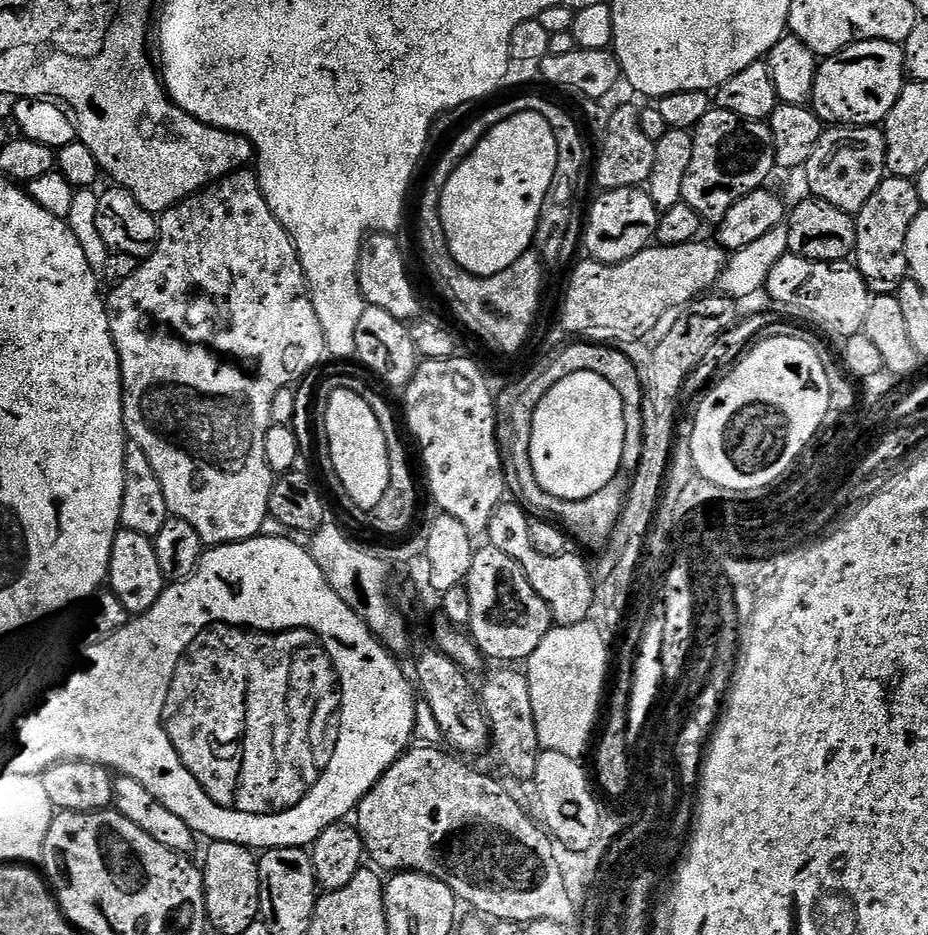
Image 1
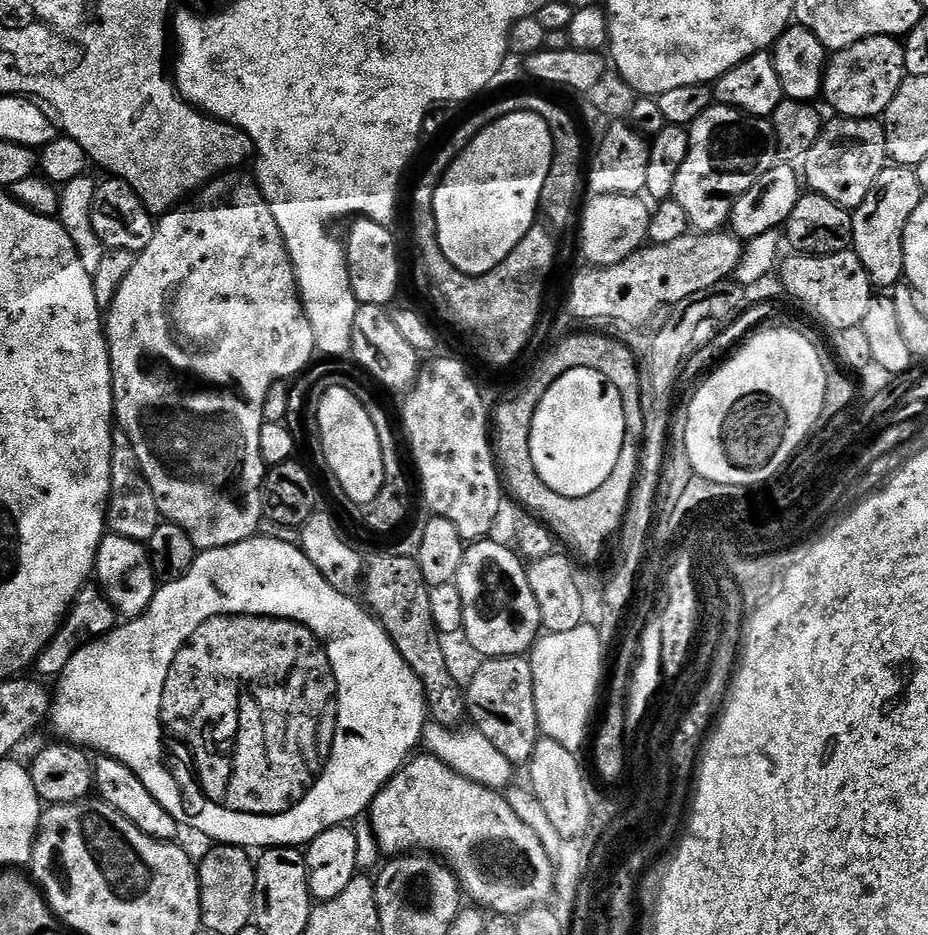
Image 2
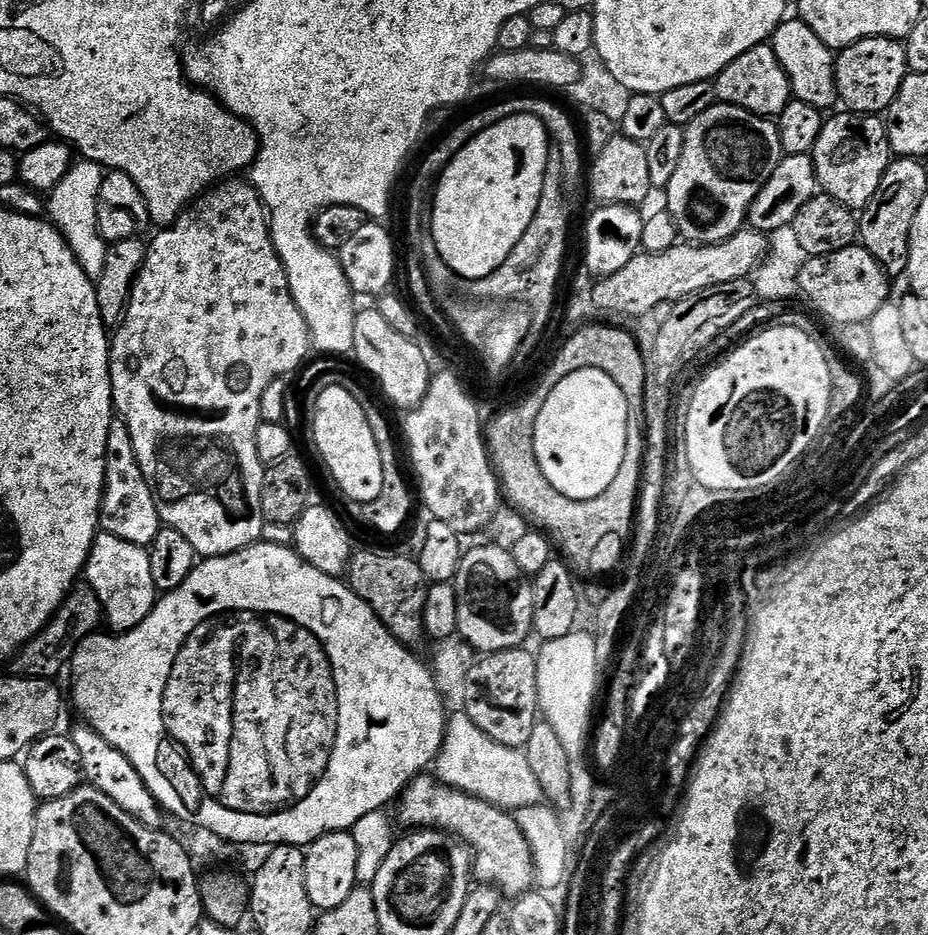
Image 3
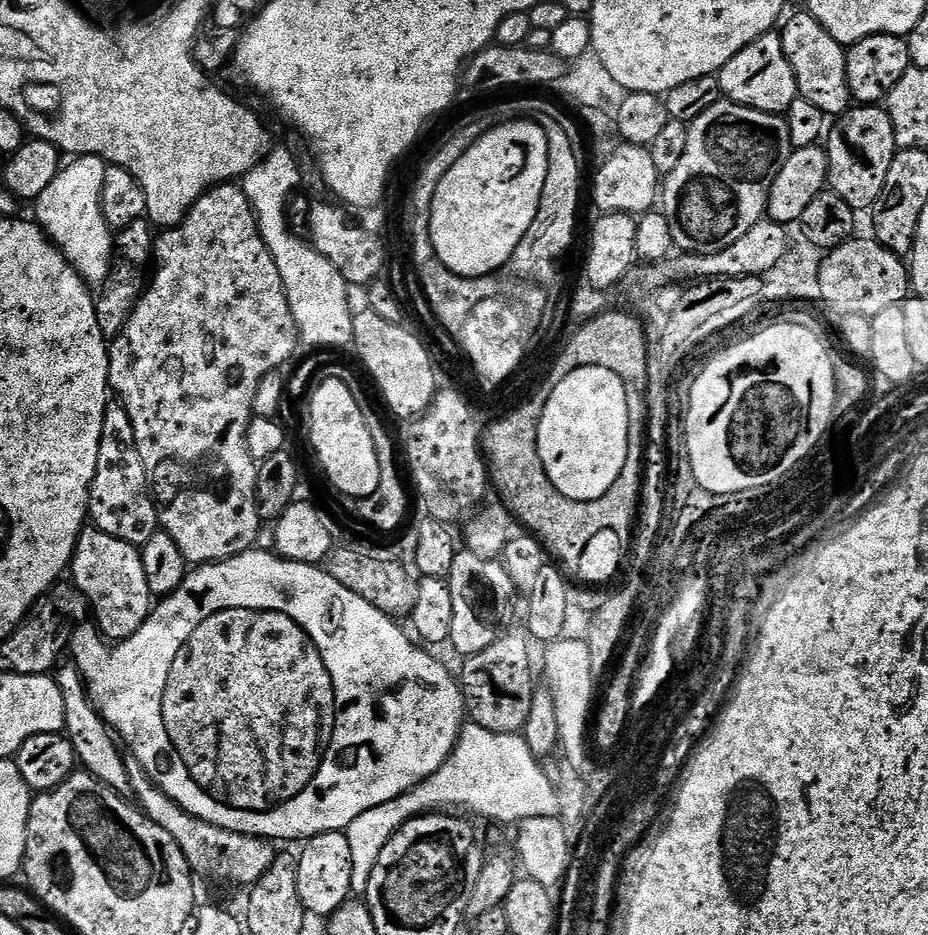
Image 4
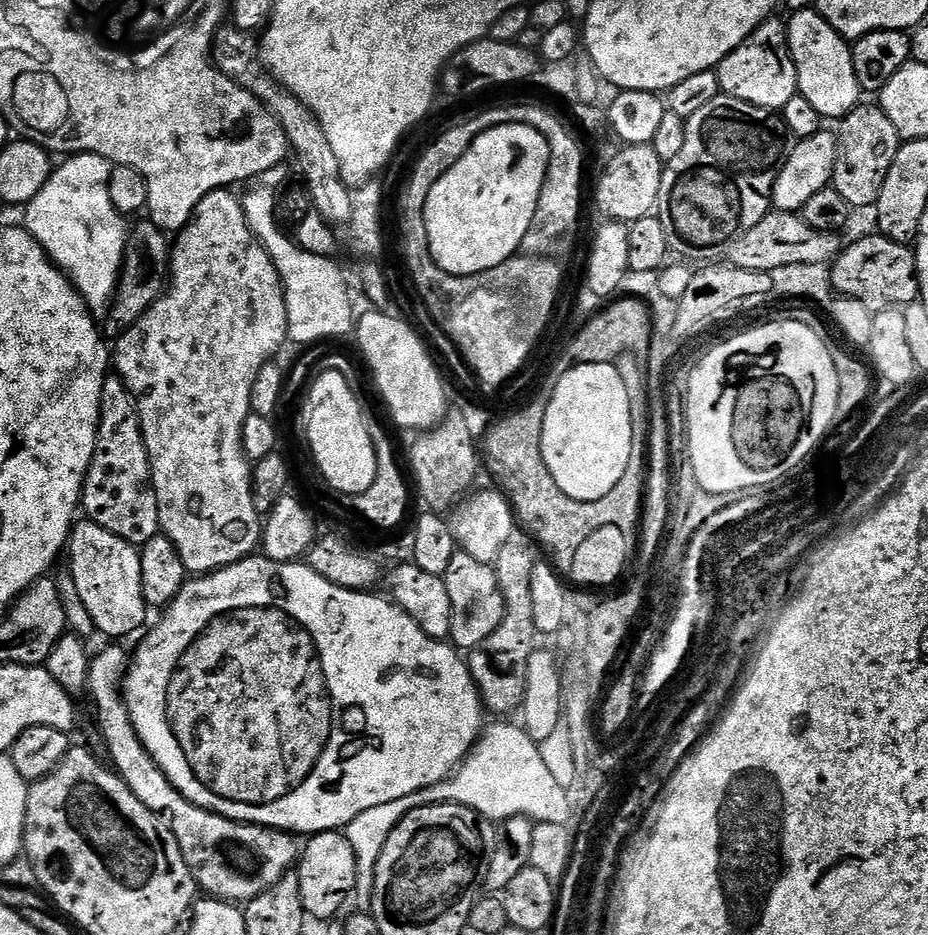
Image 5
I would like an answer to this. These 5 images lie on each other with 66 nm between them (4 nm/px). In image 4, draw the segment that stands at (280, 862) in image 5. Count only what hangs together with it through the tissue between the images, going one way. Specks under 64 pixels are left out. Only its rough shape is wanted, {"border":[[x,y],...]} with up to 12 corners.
{"border":[[136,759],[139,807],[197,877],[258,883],[276,861],[263,836],[231,832],[171,800]]}

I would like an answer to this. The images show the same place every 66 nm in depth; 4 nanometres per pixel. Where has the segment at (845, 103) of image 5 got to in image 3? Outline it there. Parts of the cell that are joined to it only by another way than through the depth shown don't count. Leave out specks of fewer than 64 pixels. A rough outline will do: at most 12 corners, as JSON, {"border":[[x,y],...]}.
{"border":[[799,18],[770,43],[795,99],[837,103],[836,56]]}

